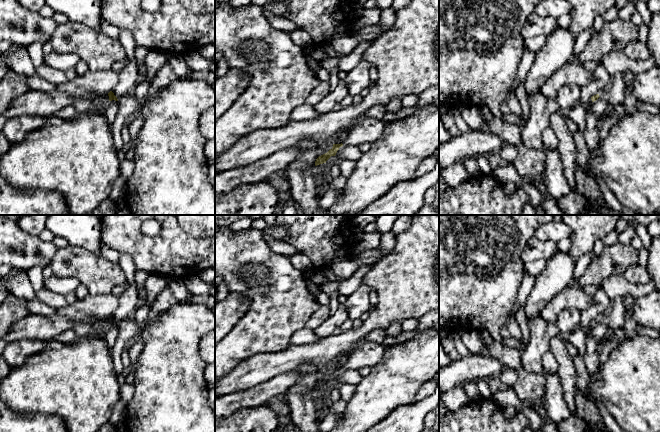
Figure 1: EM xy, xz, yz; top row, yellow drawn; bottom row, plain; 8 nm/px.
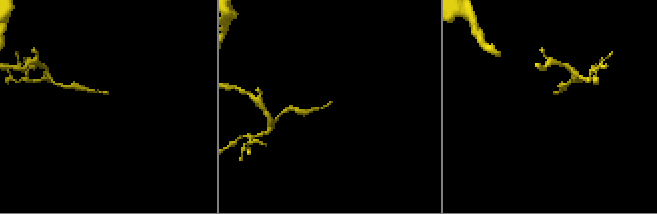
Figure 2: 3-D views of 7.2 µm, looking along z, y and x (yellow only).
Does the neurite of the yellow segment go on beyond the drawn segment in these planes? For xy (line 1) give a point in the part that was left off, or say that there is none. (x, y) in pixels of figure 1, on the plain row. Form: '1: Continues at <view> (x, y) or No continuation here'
1: No continuation here

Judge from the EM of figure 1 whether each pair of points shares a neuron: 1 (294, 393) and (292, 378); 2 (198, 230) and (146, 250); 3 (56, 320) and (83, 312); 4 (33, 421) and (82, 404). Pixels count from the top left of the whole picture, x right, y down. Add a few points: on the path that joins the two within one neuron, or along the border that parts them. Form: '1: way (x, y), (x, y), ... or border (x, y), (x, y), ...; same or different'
1: border (299, 379), (283, 394); different
2: border (178, 225), (189, 235), (204, 238); different
3: border (54, 313), (74, 321), (81, 321), (89, 317); different
4: border (29, 412), (55, 414), (64, 421); different

